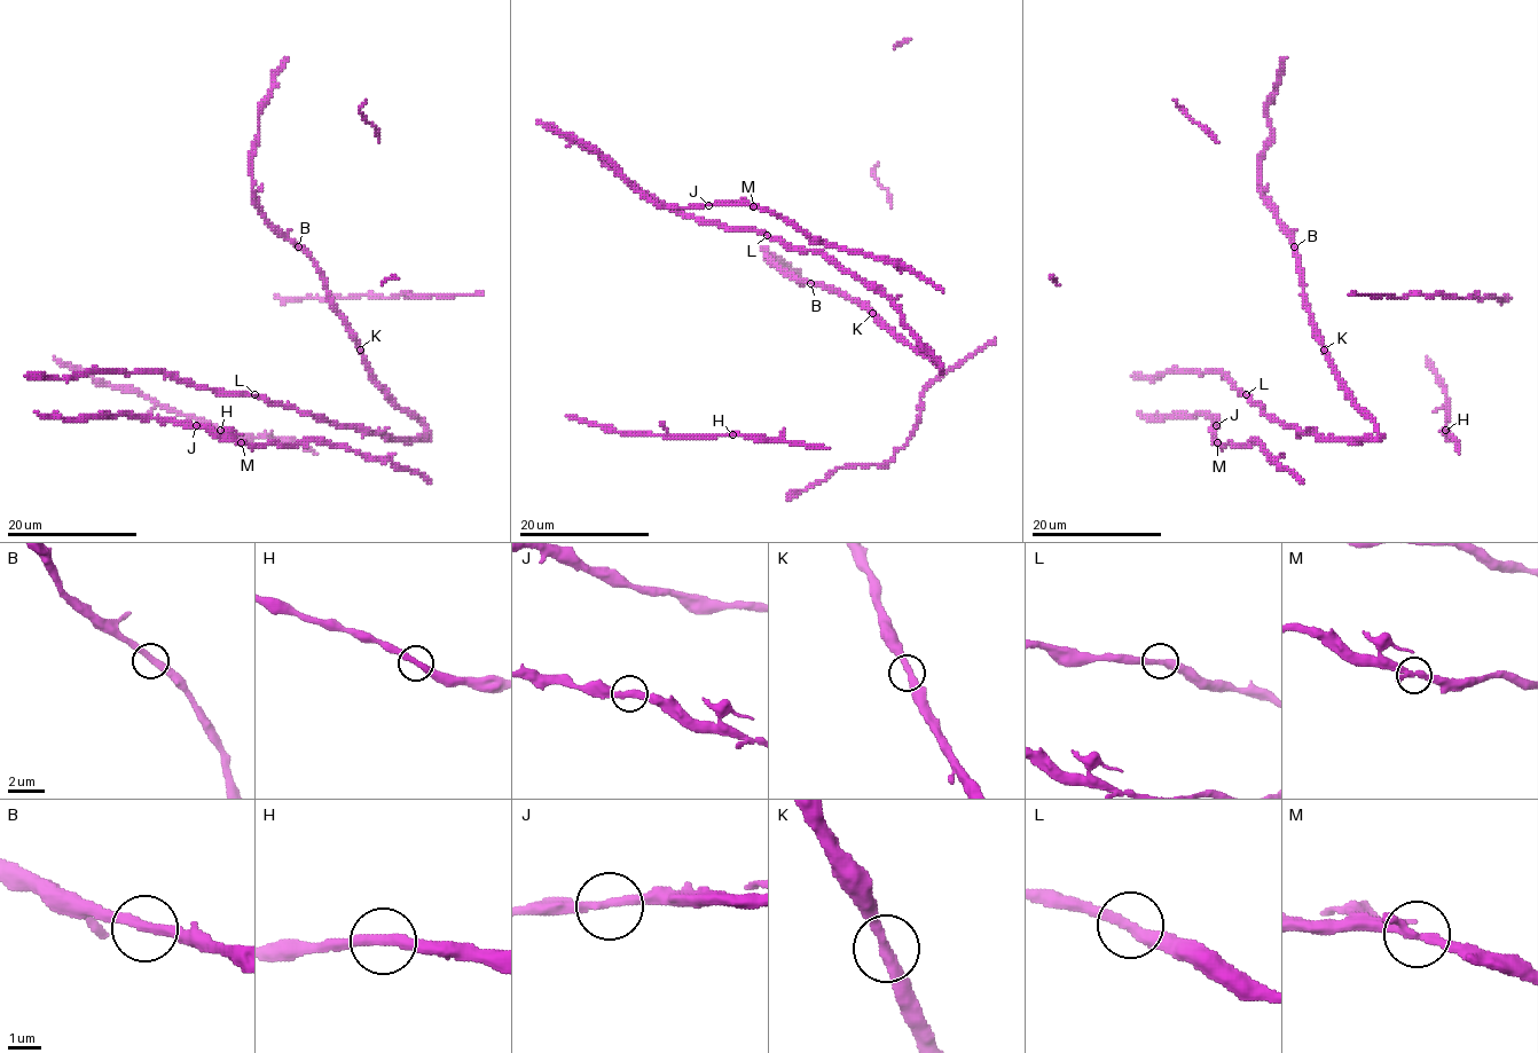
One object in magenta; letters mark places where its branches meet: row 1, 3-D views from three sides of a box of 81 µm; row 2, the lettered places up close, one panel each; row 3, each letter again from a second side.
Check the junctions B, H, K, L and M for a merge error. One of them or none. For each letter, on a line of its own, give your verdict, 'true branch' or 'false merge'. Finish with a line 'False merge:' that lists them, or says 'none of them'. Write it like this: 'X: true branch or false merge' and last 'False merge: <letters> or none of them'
B: true branch
H: true branch
K: true branch
L: true branch
M: true branch
False merge: none of them

